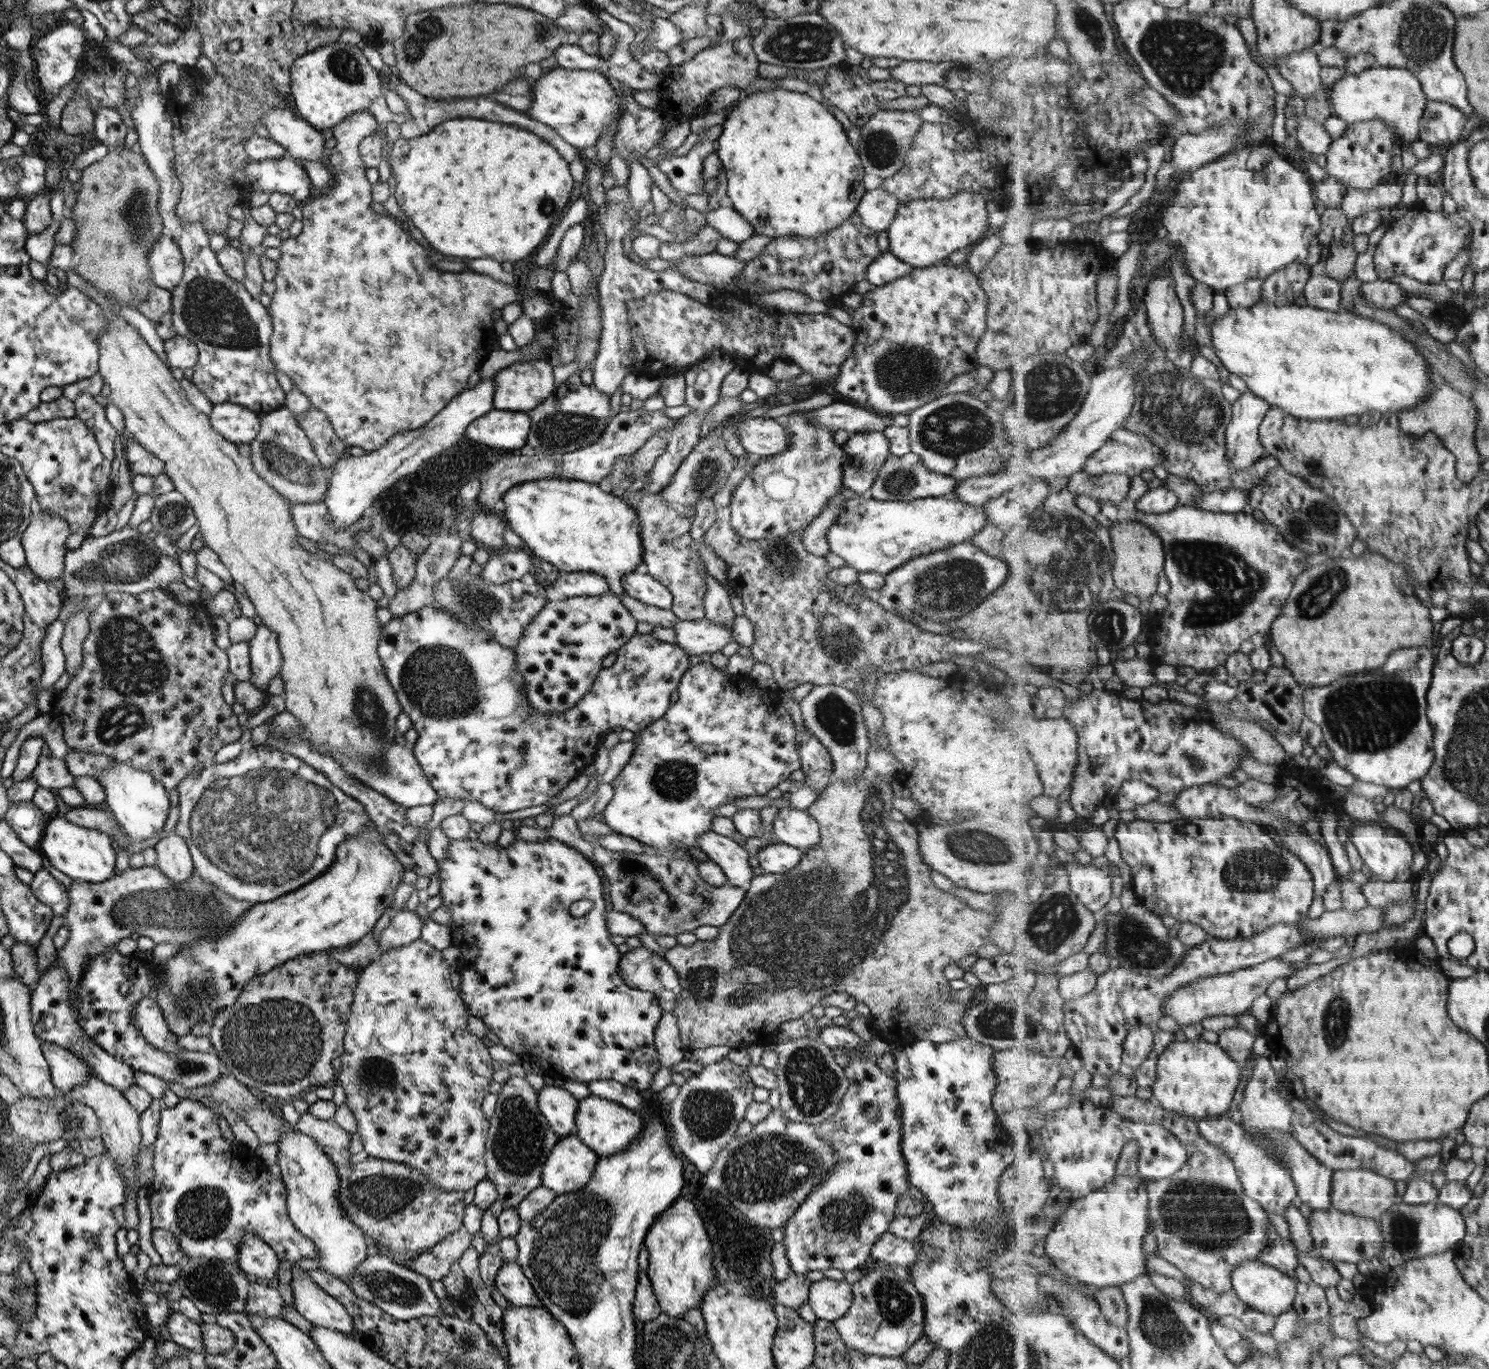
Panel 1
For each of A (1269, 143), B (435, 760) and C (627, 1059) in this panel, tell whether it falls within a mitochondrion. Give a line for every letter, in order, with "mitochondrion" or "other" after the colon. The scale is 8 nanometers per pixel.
A: other
B: other
C: other

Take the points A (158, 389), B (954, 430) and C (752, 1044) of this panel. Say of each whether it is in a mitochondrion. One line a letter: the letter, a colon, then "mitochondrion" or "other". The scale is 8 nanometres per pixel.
A: other
B: mitochondrion
C: other

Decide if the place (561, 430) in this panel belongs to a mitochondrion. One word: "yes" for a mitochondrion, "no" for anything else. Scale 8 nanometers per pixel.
yes

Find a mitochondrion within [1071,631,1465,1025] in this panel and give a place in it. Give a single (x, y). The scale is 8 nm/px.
(1364, 716)

